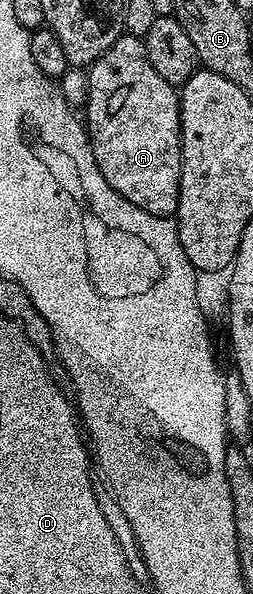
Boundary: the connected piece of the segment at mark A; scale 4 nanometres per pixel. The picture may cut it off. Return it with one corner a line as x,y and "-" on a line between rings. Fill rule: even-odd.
122,33
103,56
94,60
87,73
89,95
83,106
86,111
83,118
87,123
95,164
99,164
103,180
107,180
119,196
131,200
135,208
143,208
143,212
151,212
155,216
173,218
181,191
181,100
178,91
170,82
163,80
155,68
151,68
144,41
134,34

